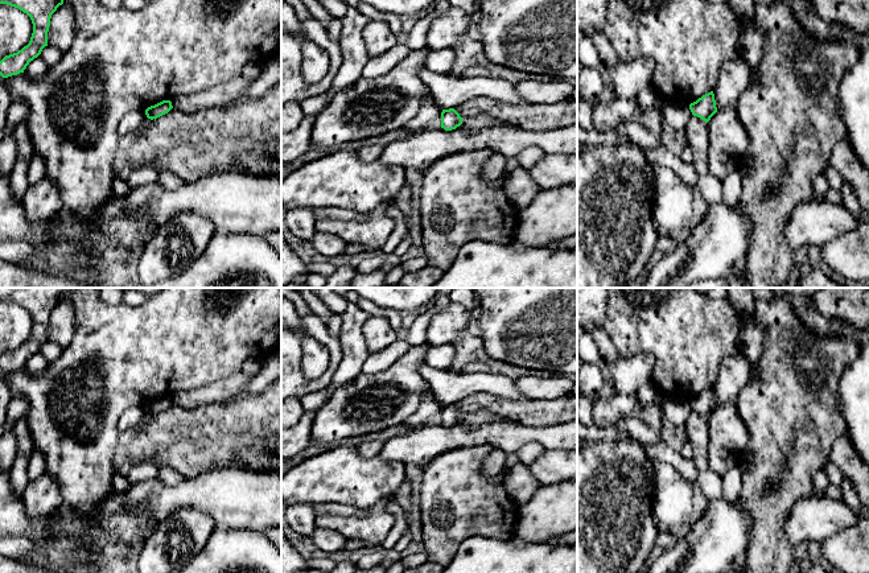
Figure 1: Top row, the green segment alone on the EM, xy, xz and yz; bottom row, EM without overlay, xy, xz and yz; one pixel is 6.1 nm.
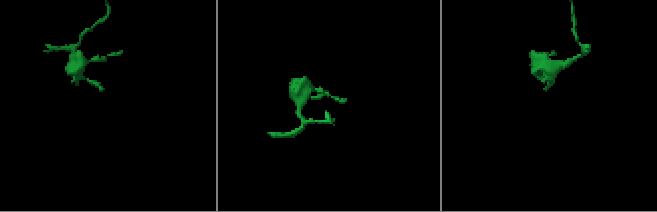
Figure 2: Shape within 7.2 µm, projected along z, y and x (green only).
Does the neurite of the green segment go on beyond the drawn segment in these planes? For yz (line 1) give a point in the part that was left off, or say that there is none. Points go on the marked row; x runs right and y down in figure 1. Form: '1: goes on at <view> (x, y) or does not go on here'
1: does not go on here

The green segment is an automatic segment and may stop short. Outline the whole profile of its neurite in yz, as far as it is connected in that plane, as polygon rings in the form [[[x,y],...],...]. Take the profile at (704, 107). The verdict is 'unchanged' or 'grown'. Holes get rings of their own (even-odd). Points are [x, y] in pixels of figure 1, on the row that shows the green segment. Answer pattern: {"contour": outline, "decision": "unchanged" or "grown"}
{"contour": [[[713,91],[703,95],[696,102],[691,103],[689,110],[693,116],[697,116],[708,123],[711,118],[717,112]]], "decision": "unchanged"}

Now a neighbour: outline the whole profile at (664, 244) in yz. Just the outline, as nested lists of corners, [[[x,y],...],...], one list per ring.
[[[659,236],[656,240],[655,251],[660,252],[662,255],[666,255],[676,248],[678,243],[671,236]]]

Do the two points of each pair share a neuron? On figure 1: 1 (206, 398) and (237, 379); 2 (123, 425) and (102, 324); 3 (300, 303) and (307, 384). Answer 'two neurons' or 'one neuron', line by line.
1: one neuron
2: two neurons
3: one neuron

